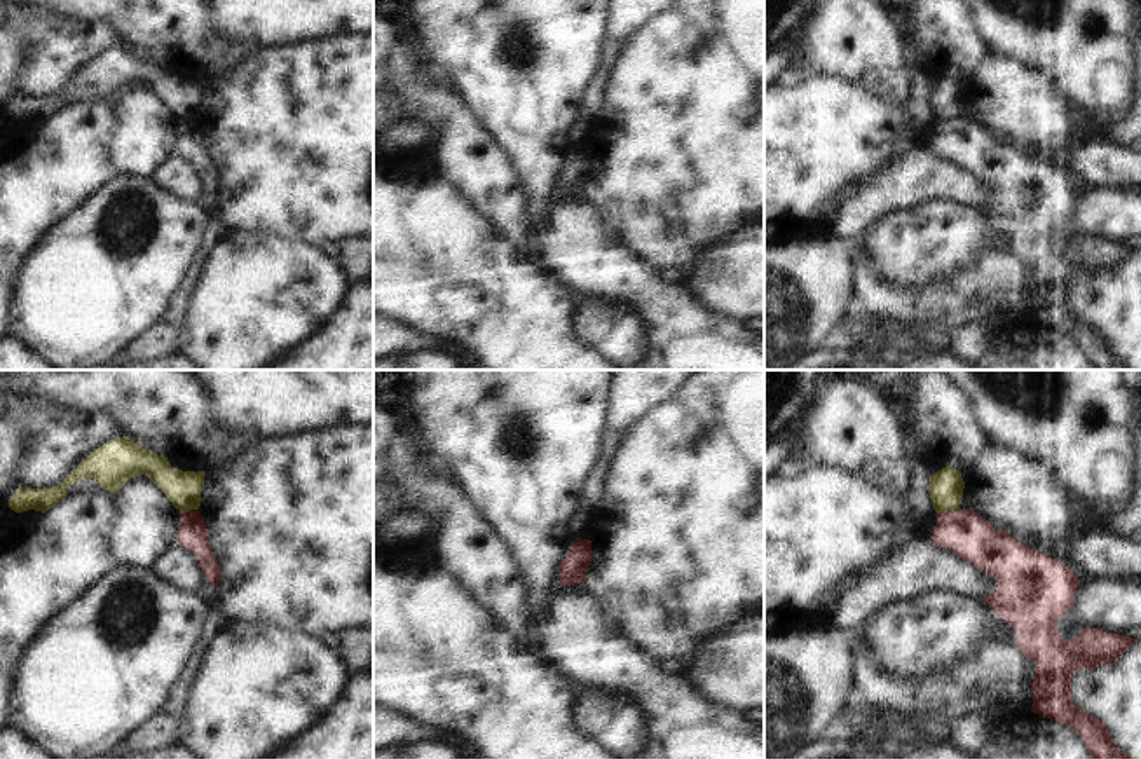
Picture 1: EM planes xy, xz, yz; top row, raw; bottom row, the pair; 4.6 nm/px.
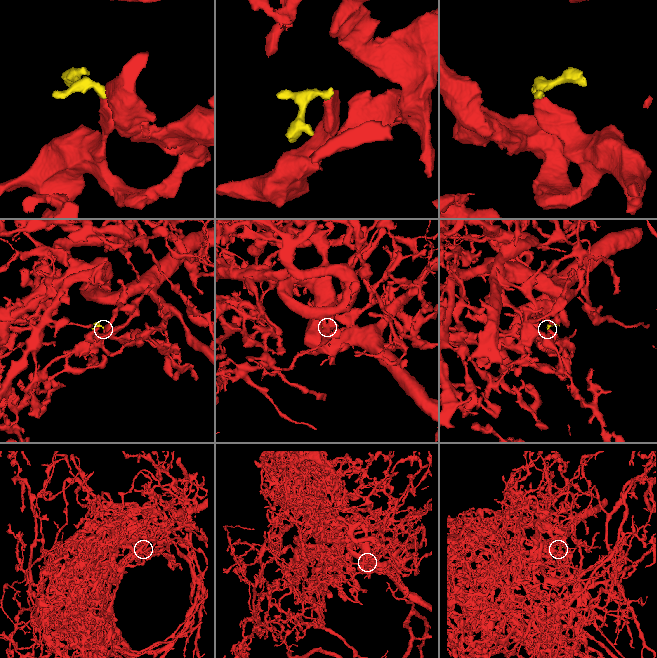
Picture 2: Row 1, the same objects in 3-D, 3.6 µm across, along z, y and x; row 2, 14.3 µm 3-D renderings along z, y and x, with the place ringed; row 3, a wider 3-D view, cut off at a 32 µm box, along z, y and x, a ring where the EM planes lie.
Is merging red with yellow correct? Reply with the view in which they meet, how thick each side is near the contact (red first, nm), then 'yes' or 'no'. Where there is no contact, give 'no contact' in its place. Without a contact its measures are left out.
contact in yz; calibres 220 and 160 nm; no

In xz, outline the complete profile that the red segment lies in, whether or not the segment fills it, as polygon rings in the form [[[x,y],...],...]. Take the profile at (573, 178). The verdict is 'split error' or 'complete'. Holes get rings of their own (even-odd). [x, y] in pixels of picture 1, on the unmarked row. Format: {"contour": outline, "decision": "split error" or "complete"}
{"contour": [[[576,148],[560,173],[560,195],[584,192],[588,176],[591,174],[591,150]]], "decision": "complete"}

